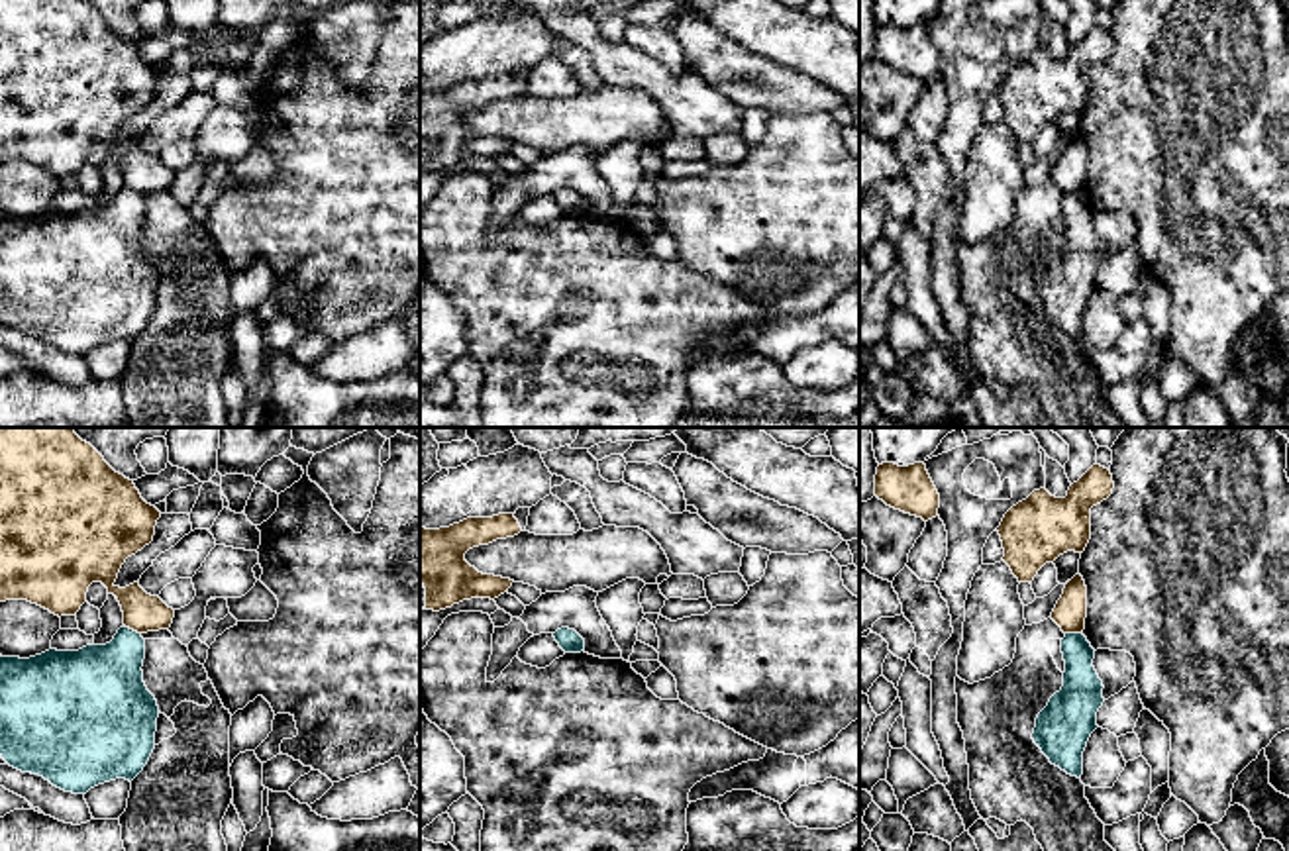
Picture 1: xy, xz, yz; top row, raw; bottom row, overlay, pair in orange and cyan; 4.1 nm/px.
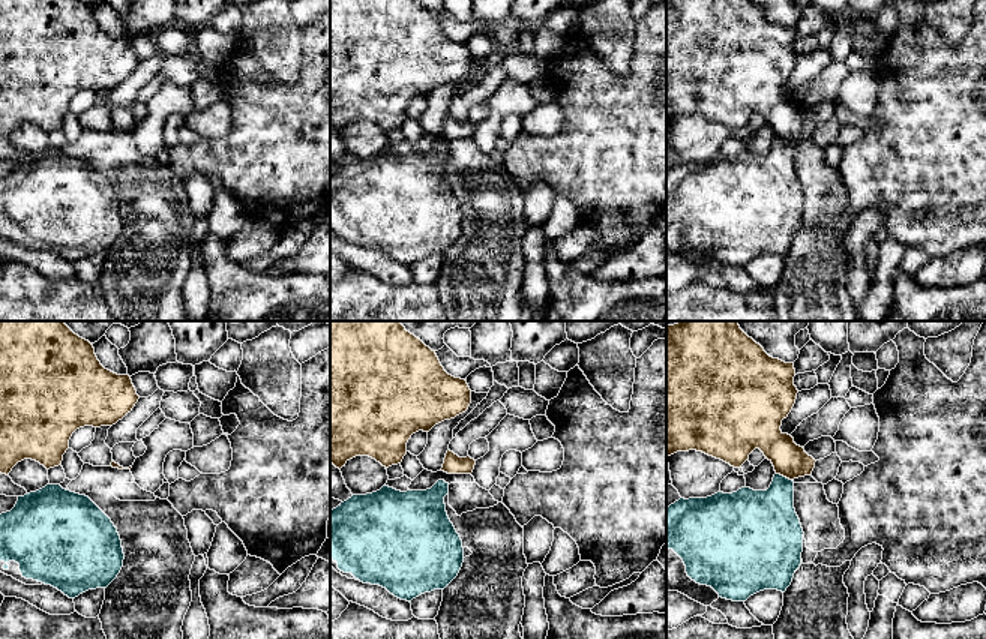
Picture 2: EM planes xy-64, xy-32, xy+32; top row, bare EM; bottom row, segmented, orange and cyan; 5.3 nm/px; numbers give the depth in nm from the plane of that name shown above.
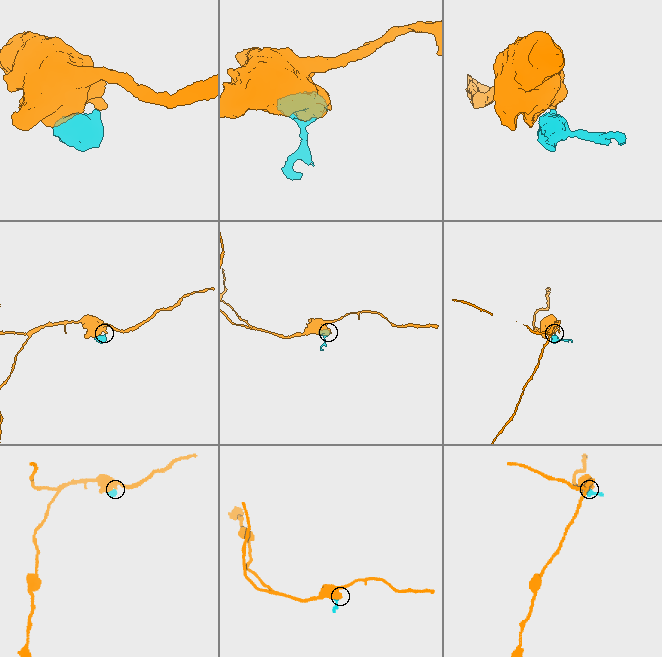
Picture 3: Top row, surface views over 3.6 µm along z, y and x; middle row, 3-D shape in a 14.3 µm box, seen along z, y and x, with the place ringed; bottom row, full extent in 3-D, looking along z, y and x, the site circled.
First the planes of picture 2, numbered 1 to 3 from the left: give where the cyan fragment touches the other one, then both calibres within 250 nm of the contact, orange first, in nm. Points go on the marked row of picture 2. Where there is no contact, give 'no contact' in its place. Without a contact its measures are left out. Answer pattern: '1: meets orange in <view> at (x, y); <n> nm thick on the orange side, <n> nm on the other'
1: no contact
2: no contact
3: meets orange in xy+32 at (784, 476); 180 nm thick on the orange side, 320 nm on the other

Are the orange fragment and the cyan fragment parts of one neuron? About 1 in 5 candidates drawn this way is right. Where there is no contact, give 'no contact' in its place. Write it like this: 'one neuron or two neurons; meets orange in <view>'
two neurons; meets orange in xy

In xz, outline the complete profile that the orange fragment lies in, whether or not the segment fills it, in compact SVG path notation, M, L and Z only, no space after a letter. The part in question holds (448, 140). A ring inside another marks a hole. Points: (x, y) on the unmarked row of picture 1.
M514 75L467 78L439 90L420 86L420 143L426 149L426 171L445 171L471 159L498 159L514 141L483 135L465 122L465 114L522 92Z

